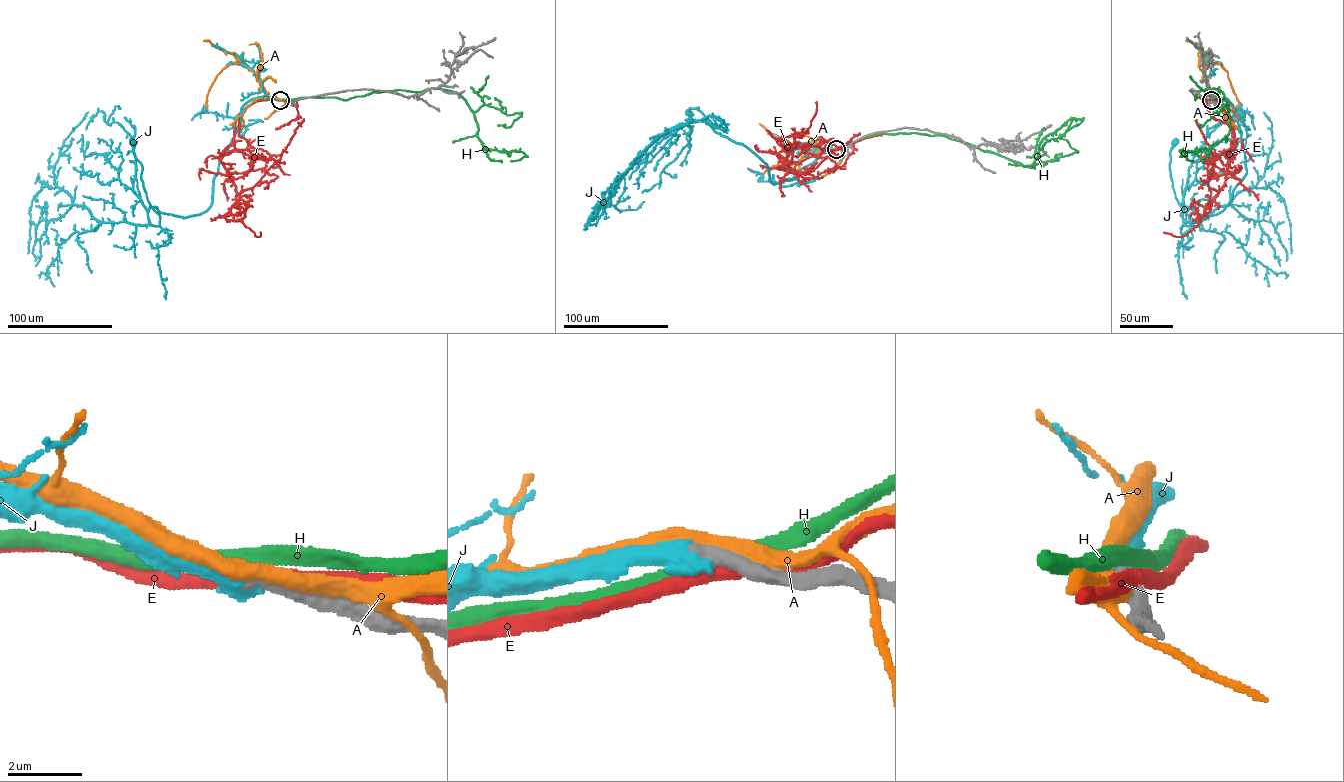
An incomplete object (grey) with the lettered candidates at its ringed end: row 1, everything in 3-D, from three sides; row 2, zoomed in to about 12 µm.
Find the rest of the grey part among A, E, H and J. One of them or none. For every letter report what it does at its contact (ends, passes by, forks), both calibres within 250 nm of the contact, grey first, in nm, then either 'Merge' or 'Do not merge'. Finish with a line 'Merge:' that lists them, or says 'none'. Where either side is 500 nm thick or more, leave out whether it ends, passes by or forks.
A: It passes by. Thickness 440 nm (grey) against 440 nm. Do not merge
E: It passes by. Thickness 440 nm (grey) against 380 nm. Do not merge
H: Thickness 500 nm (grey) against 380 nm. Do not merge
J: Thickness 550 nm (grey) against 650 nm. Merge
Merge: J

